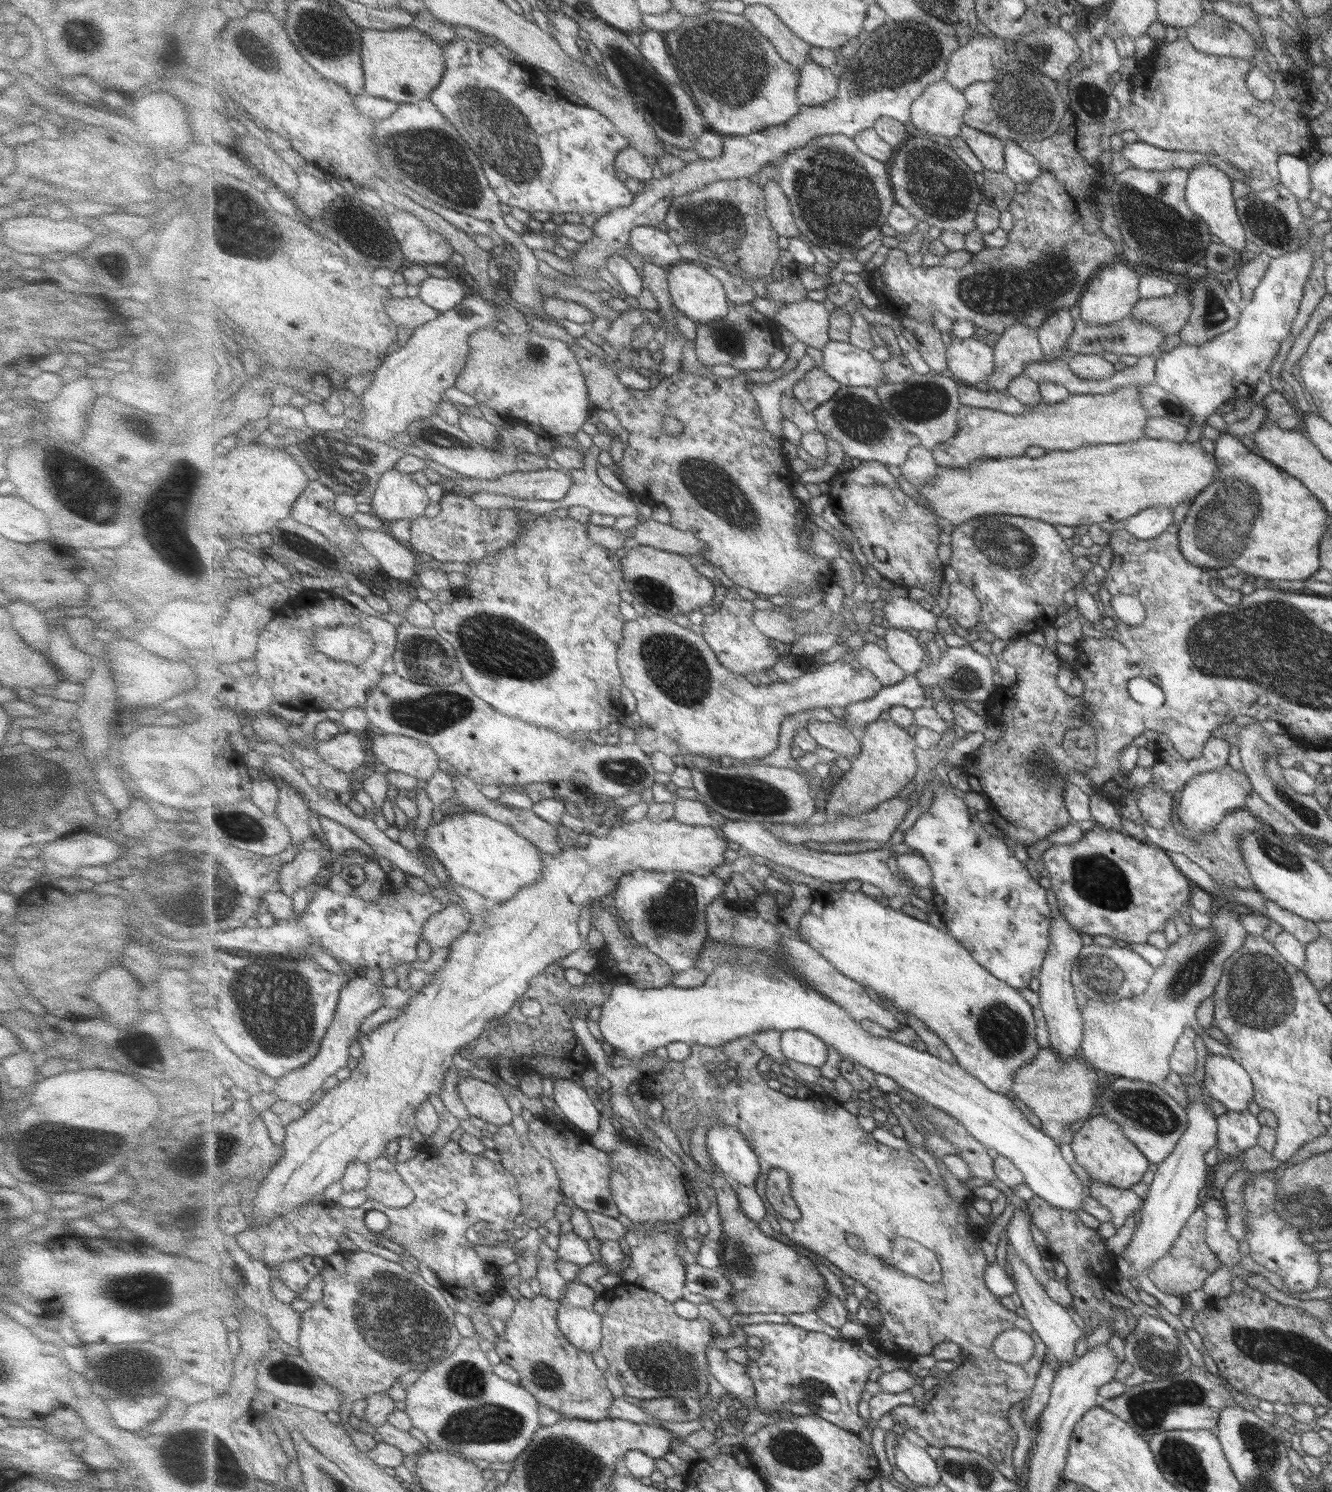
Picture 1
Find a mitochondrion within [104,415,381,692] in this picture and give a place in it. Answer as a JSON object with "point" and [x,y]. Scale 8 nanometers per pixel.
{"point":[173,546]}

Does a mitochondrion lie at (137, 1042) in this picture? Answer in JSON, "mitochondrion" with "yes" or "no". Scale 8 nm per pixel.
{"mitochondrion":"no"}

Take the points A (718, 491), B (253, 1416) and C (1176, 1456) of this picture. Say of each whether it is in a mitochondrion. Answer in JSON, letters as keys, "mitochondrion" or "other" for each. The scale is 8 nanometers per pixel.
{"A":"mitochondrion","B":"other","C":"mitochondrion"}

